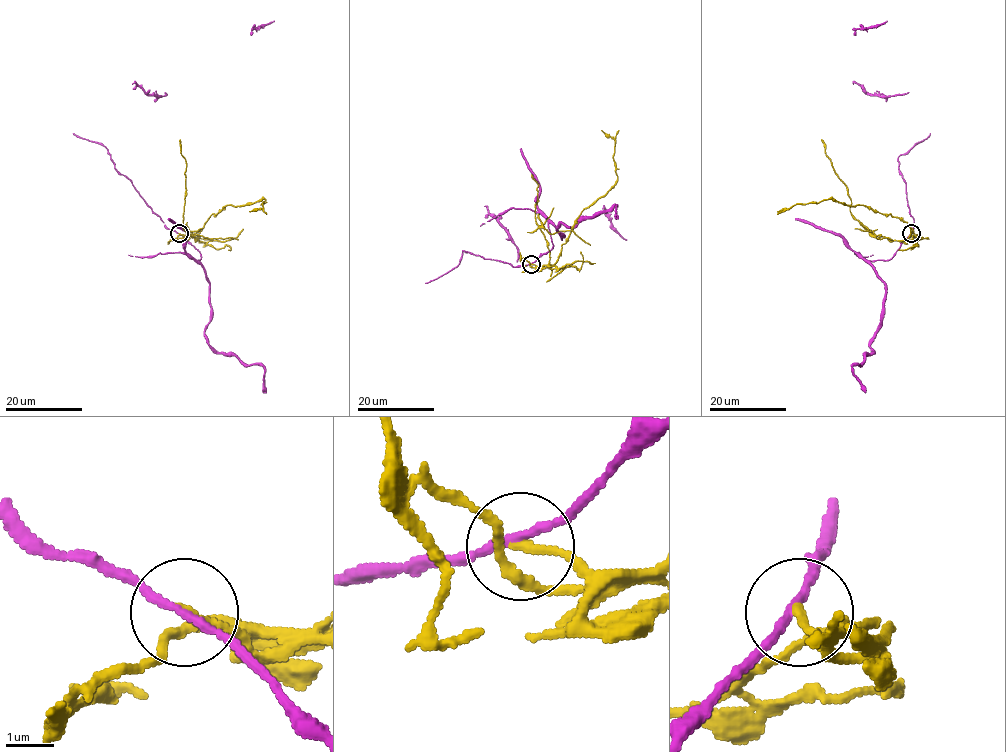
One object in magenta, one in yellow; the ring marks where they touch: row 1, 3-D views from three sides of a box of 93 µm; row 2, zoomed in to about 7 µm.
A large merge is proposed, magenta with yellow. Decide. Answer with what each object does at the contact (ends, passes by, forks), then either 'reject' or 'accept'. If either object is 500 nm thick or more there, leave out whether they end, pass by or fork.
magenta passes by; yellow ends; reject

